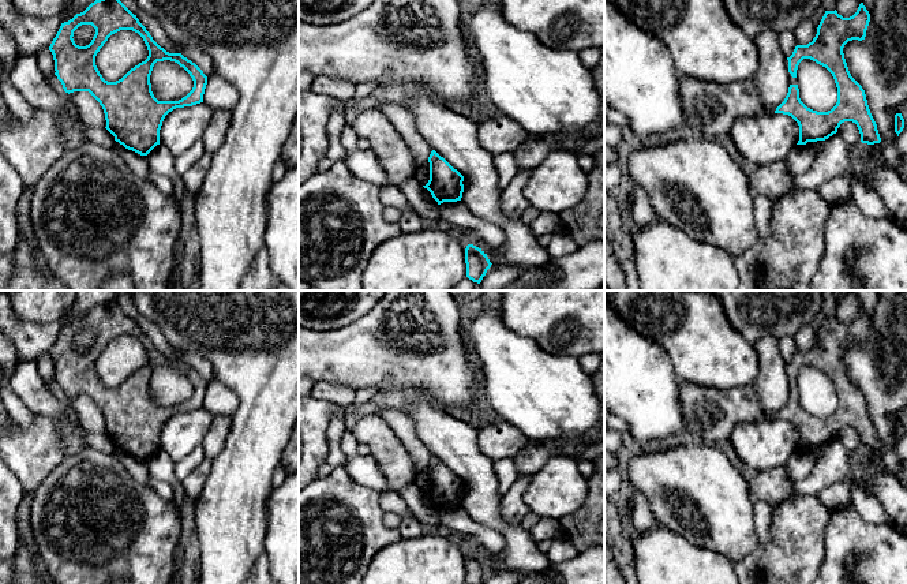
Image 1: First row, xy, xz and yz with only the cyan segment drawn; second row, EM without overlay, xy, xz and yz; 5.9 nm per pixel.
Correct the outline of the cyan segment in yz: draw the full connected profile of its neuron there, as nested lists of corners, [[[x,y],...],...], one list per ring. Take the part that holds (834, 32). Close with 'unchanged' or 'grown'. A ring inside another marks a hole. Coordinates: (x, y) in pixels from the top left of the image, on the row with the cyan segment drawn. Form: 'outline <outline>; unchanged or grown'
outline [[[863,3],[850,18],[843,18],[836,10],[825,11],[813,41],[807,45],[797,45],[792,55],[787,57],[788,72],[792,78],[797,78],[799,63],[810,59],[832,74],[837,87],[836,105],[828,112],[817,112],[801,101],[798,85],[790,85],[784,101],[775,113],[788,115],[798,123],[799,141],[797,145],[825,141],[836,134],[844,121],[857,124],[862,143],[881,142],[865,90],[851,76],[843,53],[848,41],[865,40],[869,22],[870,14]]]; unchanged

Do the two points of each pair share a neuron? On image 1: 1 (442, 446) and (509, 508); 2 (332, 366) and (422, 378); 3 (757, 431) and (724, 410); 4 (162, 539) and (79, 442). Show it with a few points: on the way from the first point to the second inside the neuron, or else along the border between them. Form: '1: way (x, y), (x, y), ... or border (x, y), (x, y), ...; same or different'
1: border (501, 495), (502, 517), (508, 523), (518, 524); different
2: way (353, 366), (400, 366); same
3: border (759, 415), (750, 422), (738, 423), (729, 440); different
4: border (112, 453), (85, 446), (67, 457); different

